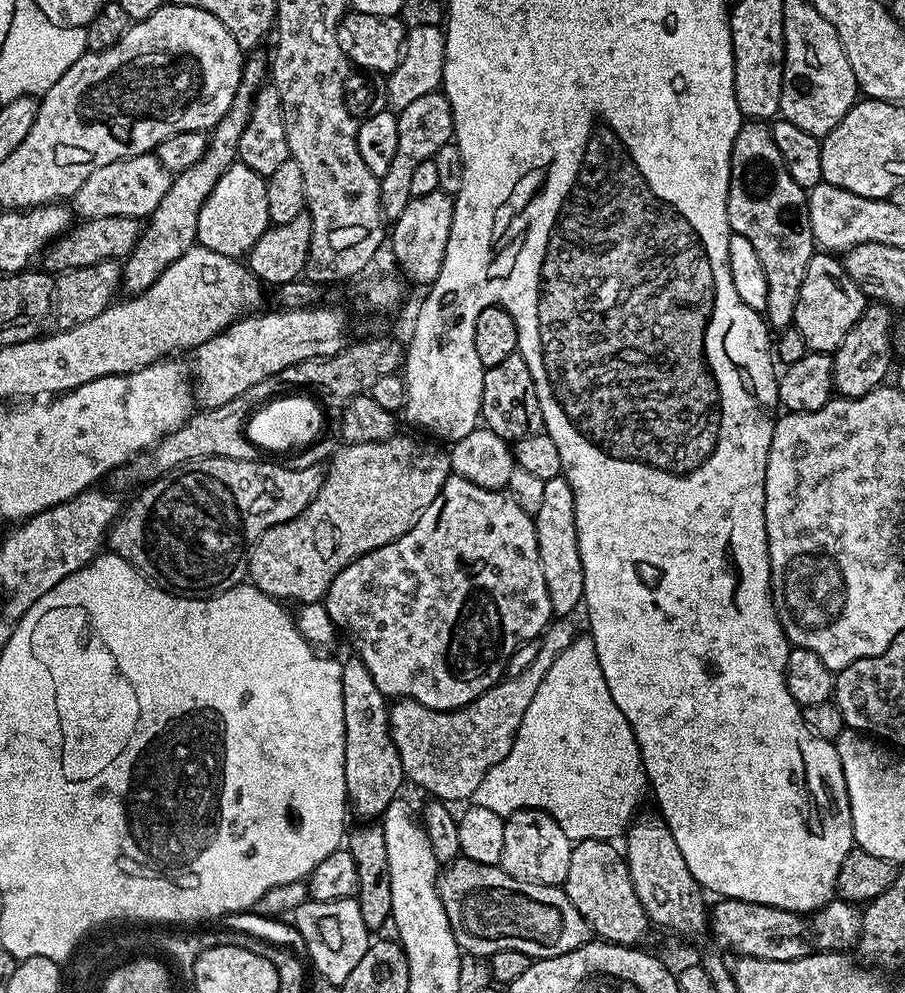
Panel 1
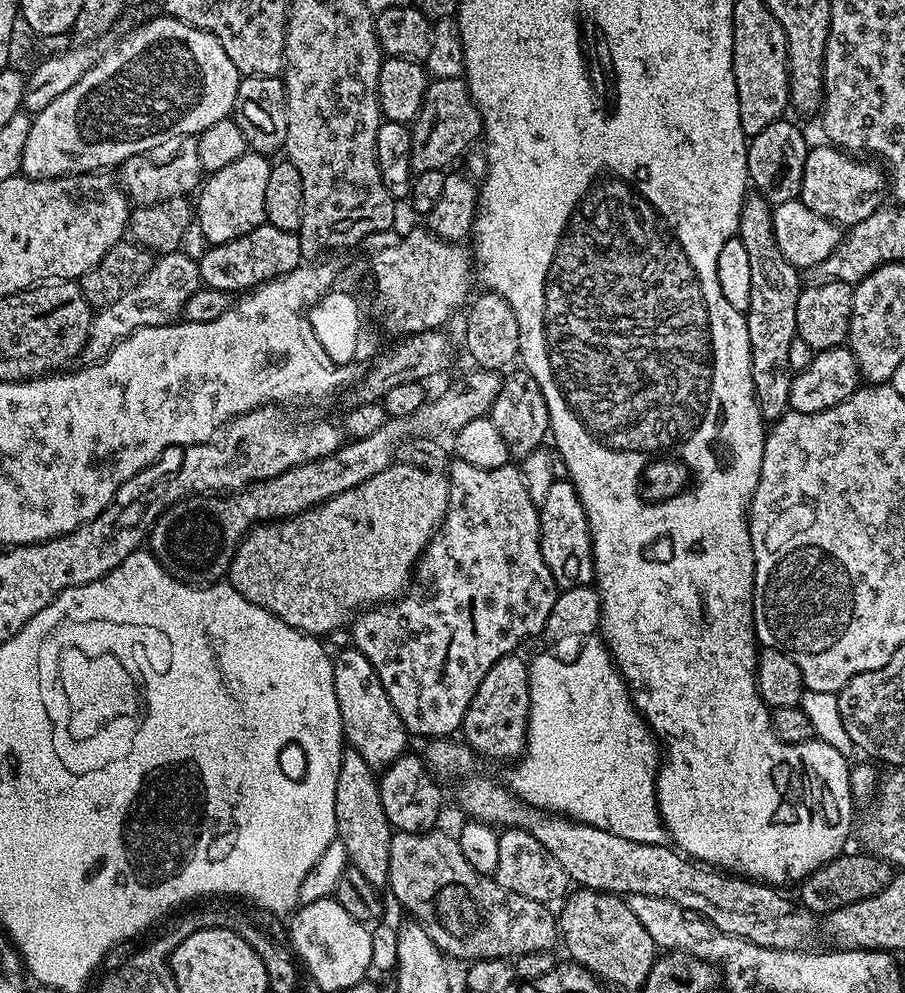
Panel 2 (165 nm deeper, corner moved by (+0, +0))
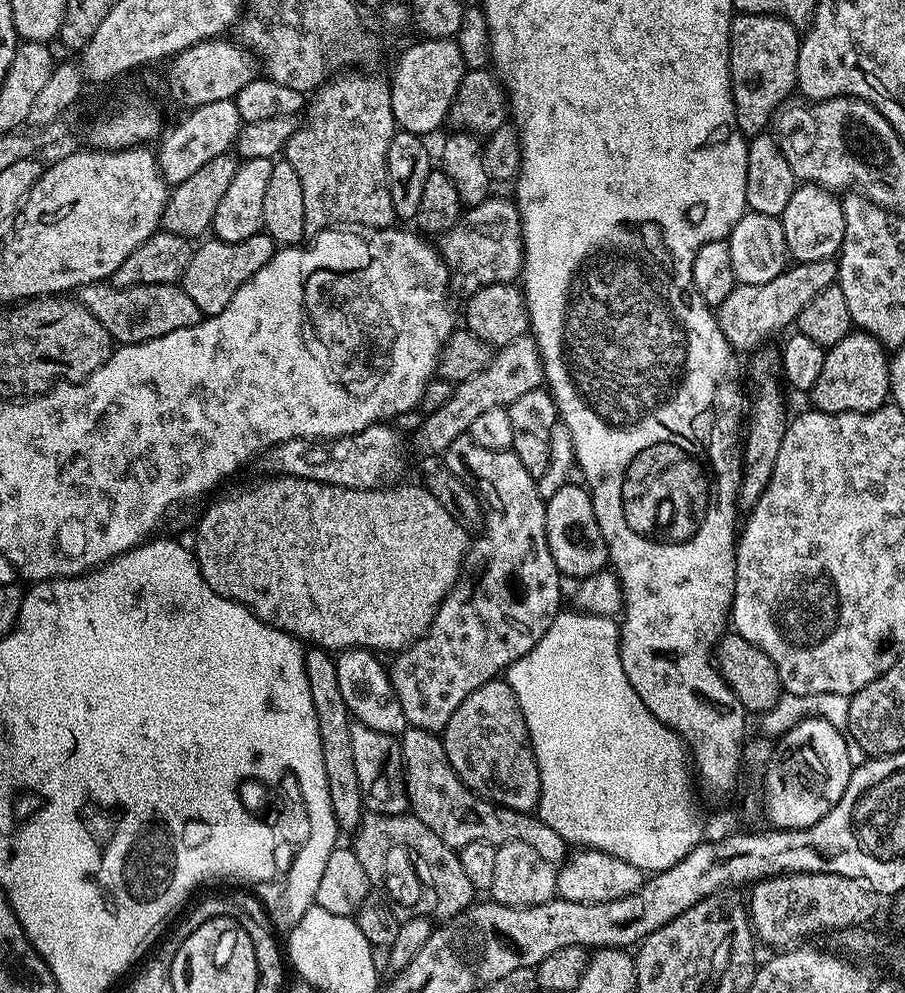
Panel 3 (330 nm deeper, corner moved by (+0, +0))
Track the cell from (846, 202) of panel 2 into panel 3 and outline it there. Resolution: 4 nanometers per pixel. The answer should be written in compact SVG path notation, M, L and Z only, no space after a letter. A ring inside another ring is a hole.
M801 183L790 194L790 202L786 202L786 210L778 217L789 257L795 263L818 262L833 259L839 253L844 241L846 218L841 197L835 192L821 188L819 184Z

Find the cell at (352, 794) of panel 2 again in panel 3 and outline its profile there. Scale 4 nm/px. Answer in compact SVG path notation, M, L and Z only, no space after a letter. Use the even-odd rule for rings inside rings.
M309 647L304 654L306 680L310 682L310 698L314 698L314 710L318 718L318 734L322 738L322 762L326 762L326 782L330 786L330 806L334 810L337 829L341 833L355 833L366 815L362 786L358 786L358 773L354 770L354 749L351 748L350 726L353 721L346 702L342 702L342 690L338 686L336 656L329 649Z

